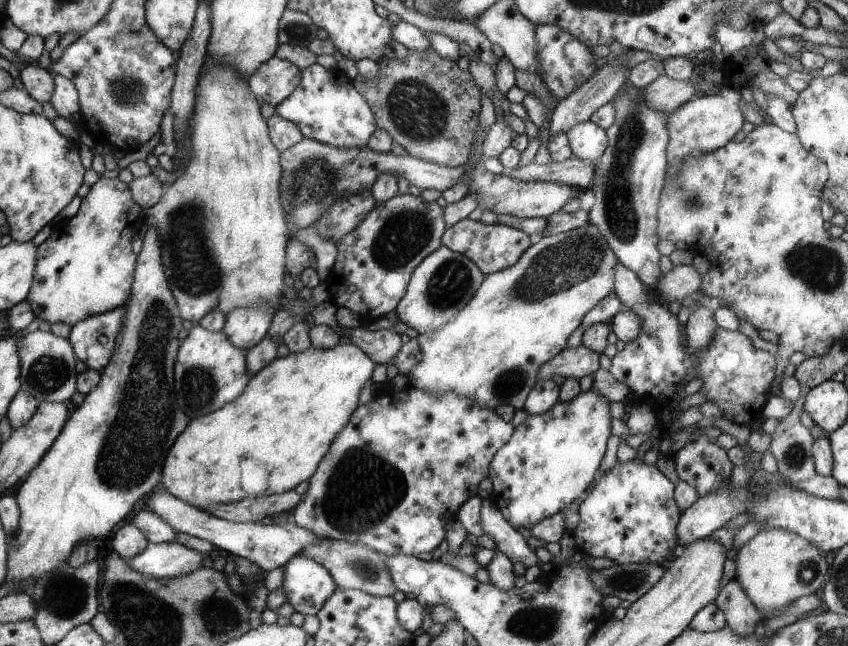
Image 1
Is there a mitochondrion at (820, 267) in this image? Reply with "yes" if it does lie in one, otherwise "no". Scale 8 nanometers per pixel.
yes

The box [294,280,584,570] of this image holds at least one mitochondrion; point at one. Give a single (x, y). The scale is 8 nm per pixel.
(357, 495)

